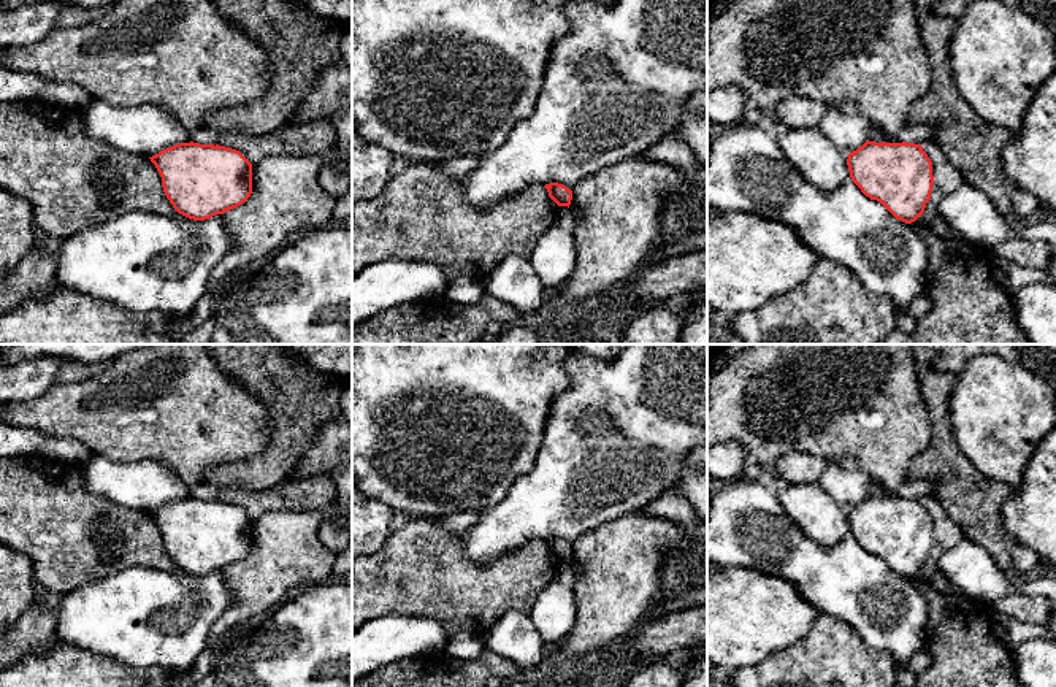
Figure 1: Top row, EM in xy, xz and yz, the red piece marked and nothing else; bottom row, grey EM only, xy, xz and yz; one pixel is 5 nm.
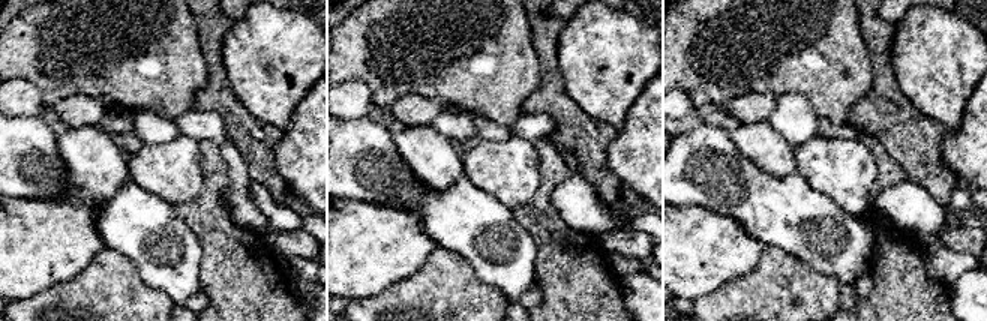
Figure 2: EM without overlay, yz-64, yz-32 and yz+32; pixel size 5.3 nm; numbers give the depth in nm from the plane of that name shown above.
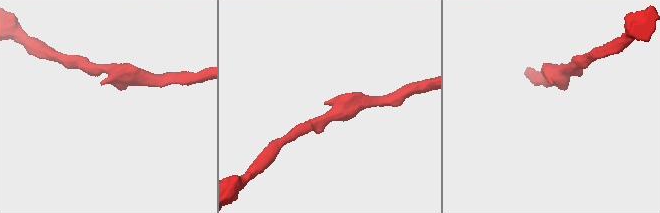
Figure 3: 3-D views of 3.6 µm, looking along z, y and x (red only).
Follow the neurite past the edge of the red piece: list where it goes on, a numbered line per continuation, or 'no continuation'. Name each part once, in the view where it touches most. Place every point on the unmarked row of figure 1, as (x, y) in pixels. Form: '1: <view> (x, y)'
no continuation

